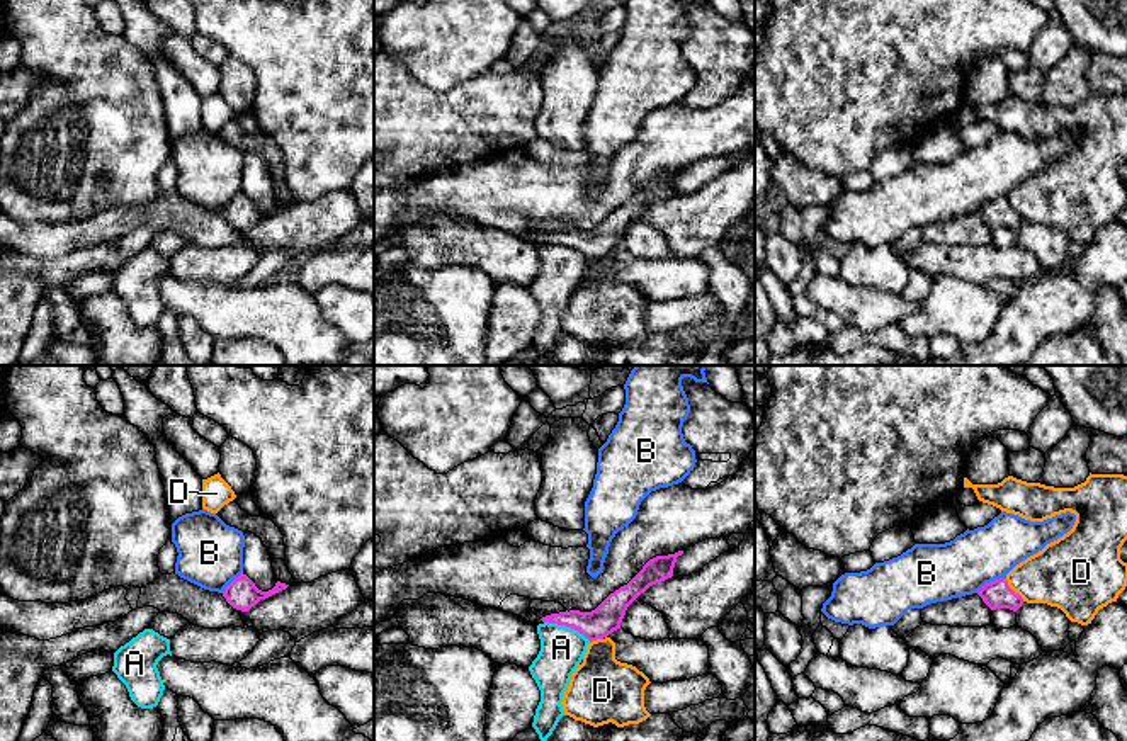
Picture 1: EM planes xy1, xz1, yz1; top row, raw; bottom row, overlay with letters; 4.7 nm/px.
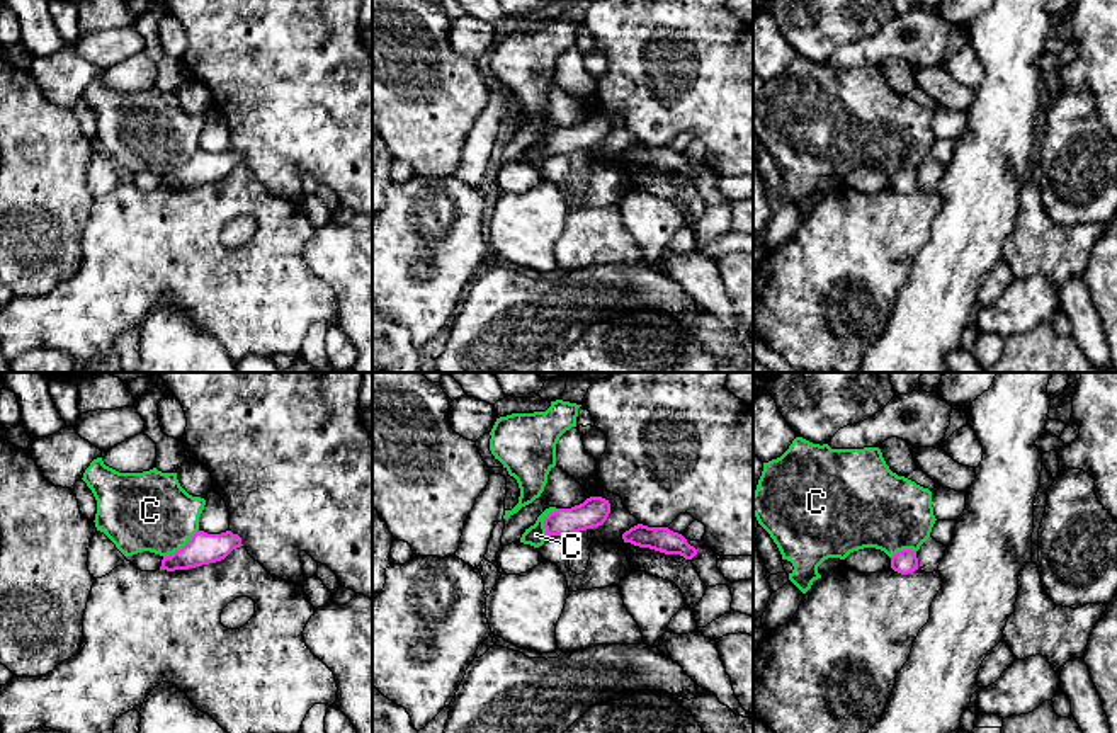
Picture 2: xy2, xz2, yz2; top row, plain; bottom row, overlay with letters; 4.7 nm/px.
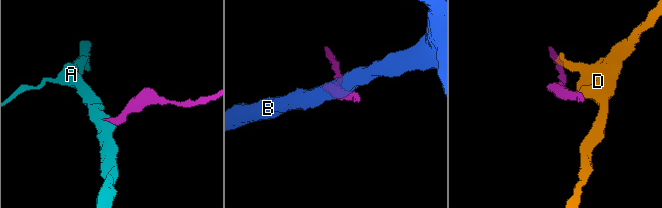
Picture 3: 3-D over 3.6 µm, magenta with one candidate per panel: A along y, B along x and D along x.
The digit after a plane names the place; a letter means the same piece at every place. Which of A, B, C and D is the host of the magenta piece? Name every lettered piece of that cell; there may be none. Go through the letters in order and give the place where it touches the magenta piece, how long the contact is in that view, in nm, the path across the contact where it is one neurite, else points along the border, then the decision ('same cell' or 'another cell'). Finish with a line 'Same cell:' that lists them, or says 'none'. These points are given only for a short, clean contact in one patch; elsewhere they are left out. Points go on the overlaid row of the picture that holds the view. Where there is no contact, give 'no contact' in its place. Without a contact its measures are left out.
A: meets magenta in xz1 at (568, 626); contact 240 nm long; border along xz1 (544, 621), (570, 626), (590, 641); another cell
B: meets magenta in yz1 at (991, 582); contact 160 nm long; another cell
C: meets magenta in xy2 at (182, 548); contact 220 nm long; border along xy2 (198, 529), (181, 548), (164, 556); another cell
D: meets magenta in yz1 at (1012, 590); contact 140 nm long; border along yz1 (1005, 578), (1024, 600); another cell
Same cell: none

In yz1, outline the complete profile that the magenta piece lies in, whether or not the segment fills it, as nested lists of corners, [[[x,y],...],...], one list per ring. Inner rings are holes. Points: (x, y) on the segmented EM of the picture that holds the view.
[[[1006,578],[986,583],[977,595],[991,610],[1010,608],[1017,612],[1023,605],[1023,598],[1008,586]]]

